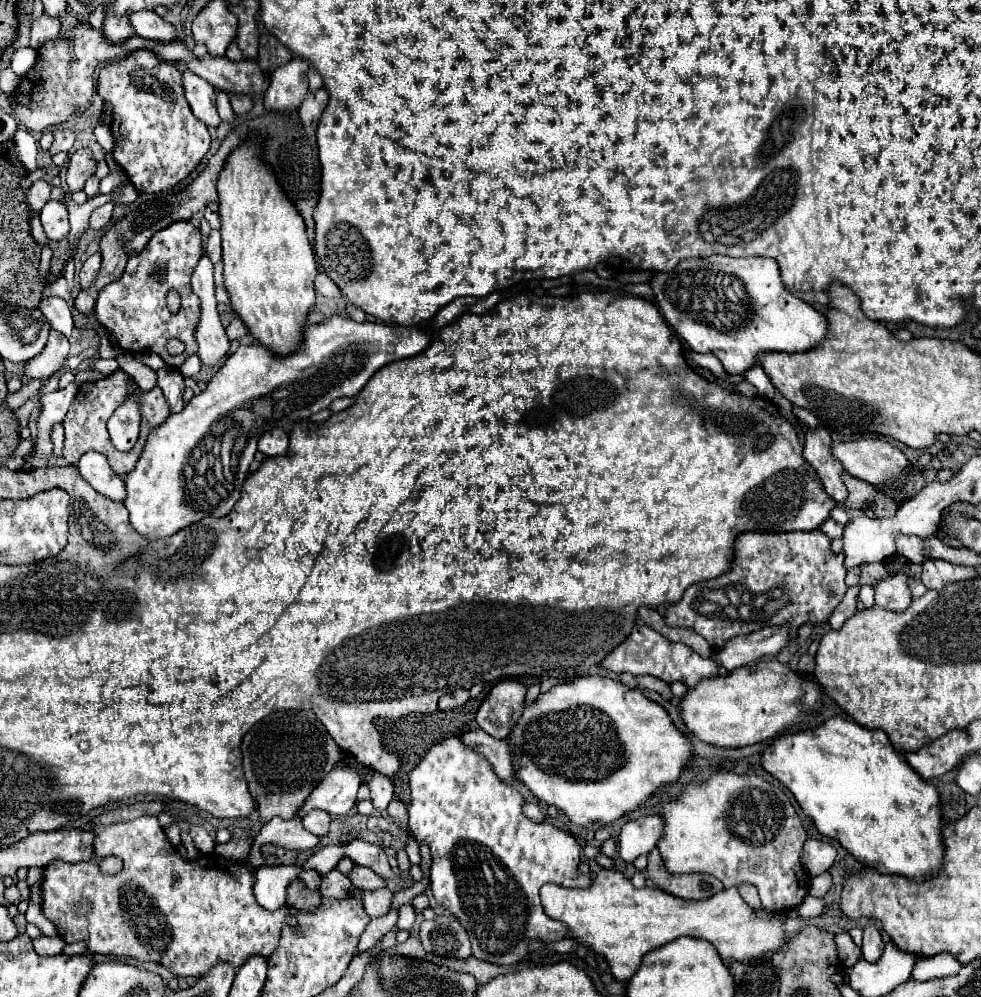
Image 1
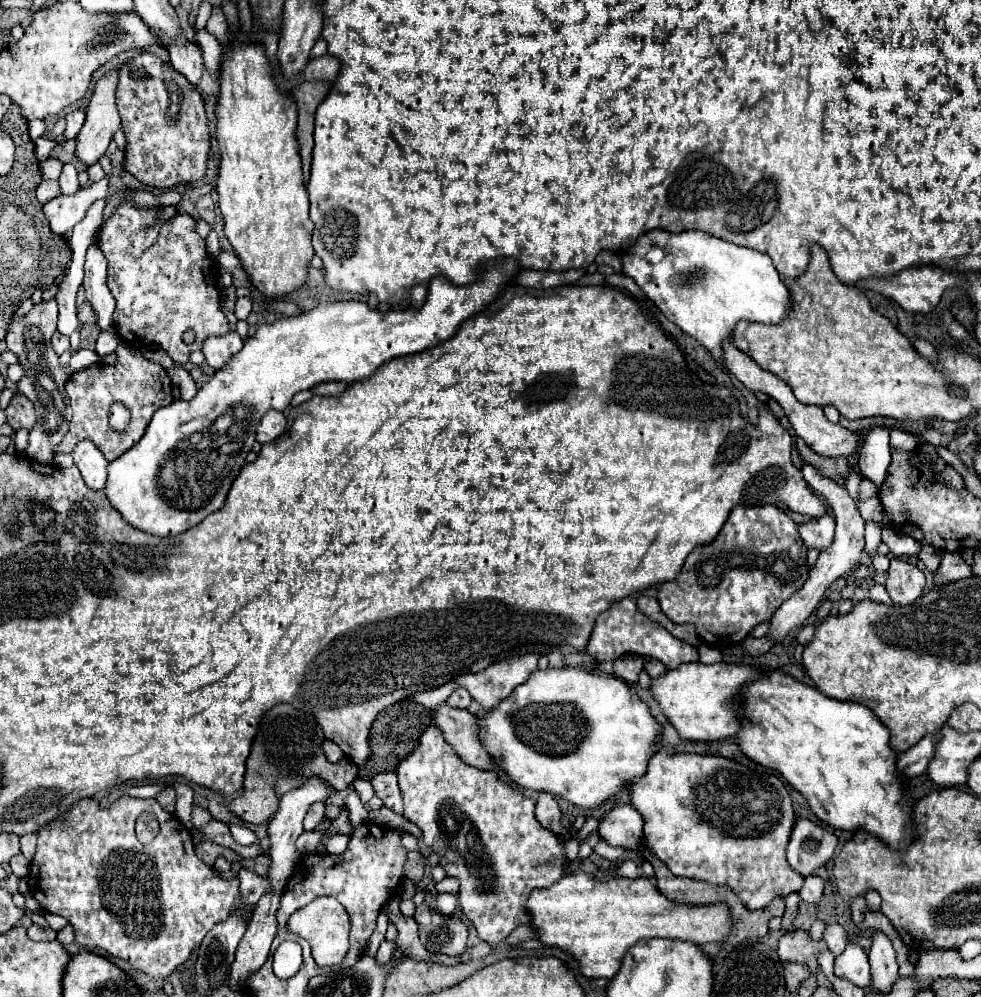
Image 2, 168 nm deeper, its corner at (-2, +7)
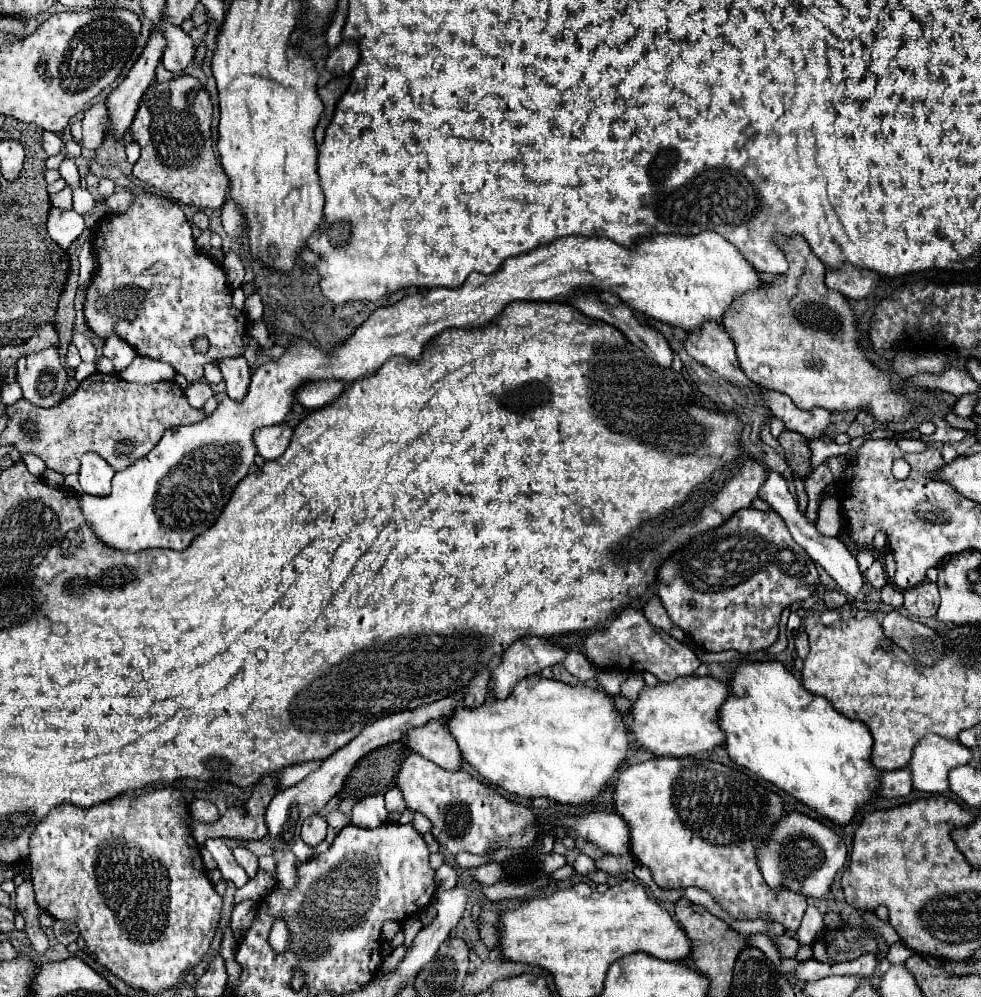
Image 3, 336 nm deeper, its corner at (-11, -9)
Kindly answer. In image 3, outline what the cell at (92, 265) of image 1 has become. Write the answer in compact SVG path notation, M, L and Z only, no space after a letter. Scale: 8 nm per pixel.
M109 334L105 344L103 344L103 356L107 356L113 362L115 372L119 372L133 362L137 352L123 338L119 338L117 334Z

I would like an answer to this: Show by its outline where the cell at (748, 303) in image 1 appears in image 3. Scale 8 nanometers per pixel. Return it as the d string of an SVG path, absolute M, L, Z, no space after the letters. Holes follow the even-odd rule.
M703 232L699 236L649 236L647 240L641 240L633 250L621 248L619 244L607 238L585 238L585 236L559 238L549 246L535 248L523 256L505 260L503 266L493 274L471 274L459 288L453 288L453 290L443 286L431 288L423 294L407 296L389 308L377 308L351 336L347 336L329 352L315 348L303 338L291 340L291 344L285 348L279 360L271 360L255 368L249 390L241 402L223 398L219 406L215 408L215 412L209 414L205 420L189 424L189 426L169 428L159 440L159 444L145 458L141 458L133 466L113 476L113 488L109 496L95 498L95 496L81 494L85 518L91 524L93 532L97 532L97 536L105 544L115 546L119 550L139 552L147 548L169 548L169 550L183 552L185 548L191 546L191 542L197 536L201 536L207 528L215 524L215 520L221 516L237 484L249 474L249 468L253 466L253 458L257 456L257 446L253 442L255 430L285 422L287 414L293 410L293 404L297 402L295 394L301 386L305 386L313 378L339 380L339 382L353 384L357 380L363 380L375 374L391 358L421 360L425 348L443 330L483 328L491 324L497 316L501 316L505 306L515 300L567 302L569 296L577 290L601 290L601 292L613 290L629 308L643 312L653 320L677 326L685 330L687 334L691 334L691 332L699 332L705 322L721 324L725 314L733 310L733 302L737 296L743 296L747 292L757 292L763 288L765 288L765 282L759 278L759 272L743 258L743 254L733 244L729 244L723 236L715 232ZM205 468L215 468L215 472L209 472ZM213 482L215 482L215 492L209 492L207 488L213 486ZM213 498L215 498L215 504L213 504Z

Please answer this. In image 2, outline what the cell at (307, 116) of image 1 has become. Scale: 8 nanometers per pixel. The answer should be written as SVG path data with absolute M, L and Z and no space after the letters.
M324 54L318 58L312 58L304 68L306 80L334 80L340 70L340 60L332 54Z

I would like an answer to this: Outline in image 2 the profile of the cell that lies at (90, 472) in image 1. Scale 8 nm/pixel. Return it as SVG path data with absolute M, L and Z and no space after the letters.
M90 440L78 442L72 452L72 458L74 458L74 464L78 466L86 486L92 490L102 490L106 484L108 460L94 446L94 442L90 442Z

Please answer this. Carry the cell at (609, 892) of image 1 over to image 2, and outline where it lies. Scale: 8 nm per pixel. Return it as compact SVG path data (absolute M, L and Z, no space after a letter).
M572 872L558 884L540 888L526 900L536 936L546 946L556 946L576 958L582 976L612 978L618 972L618 962L624 952L638 940L668 938L688 940L694 944L720 944L730 934L730 914L724 904L686 906L676 904L652 884L650 878L620 878L596 882L592 874Z

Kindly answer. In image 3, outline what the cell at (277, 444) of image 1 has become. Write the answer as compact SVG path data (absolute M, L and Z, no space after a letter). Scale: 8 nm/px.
M275 424L275 426L261 428L259 432L255 432L257 452L265 460L275 460L285 452L291 438L293 438L293 430L287 424Z

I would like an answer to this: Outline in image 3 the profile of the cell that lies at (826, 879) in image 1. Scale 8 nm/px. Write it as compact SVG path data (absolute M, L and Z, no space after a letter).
M809 906L803 914L801 926L797 930L797 940L799 940L799 944L813 944L823 930L825 930L823 914L815 906Z

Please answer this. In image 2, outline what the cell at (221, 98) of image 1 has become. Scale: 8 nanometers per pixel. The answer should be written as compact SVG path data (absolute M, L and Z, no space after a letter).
M200 28L196 32L196 42L198 46L202 48L202 54L204 54L204 62L206 62L206 68L210 72L210 76L214 80L218 80L218 72L220 72L220 62L222 62L222 44L206 30L206 28Z

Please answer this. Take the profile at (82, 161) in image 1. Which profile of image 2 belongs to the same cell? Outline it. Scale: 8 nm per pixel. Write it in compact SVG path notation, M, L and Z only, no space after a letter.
M118 70L106 72L94 86L86 108L86 122L76 138L76 156L86 166L98 162L106 152L116 130L120 130L120 114L116 110Z

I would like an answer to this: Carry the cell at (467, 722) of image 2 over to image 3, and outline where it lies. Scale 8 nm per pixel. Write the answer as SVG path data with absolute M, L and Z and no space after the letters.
M431 722L423 728L415 728L415 732L407 732L407 742L413 752L423 754L441 768L459 770L463 766L461 750L445 722Z

